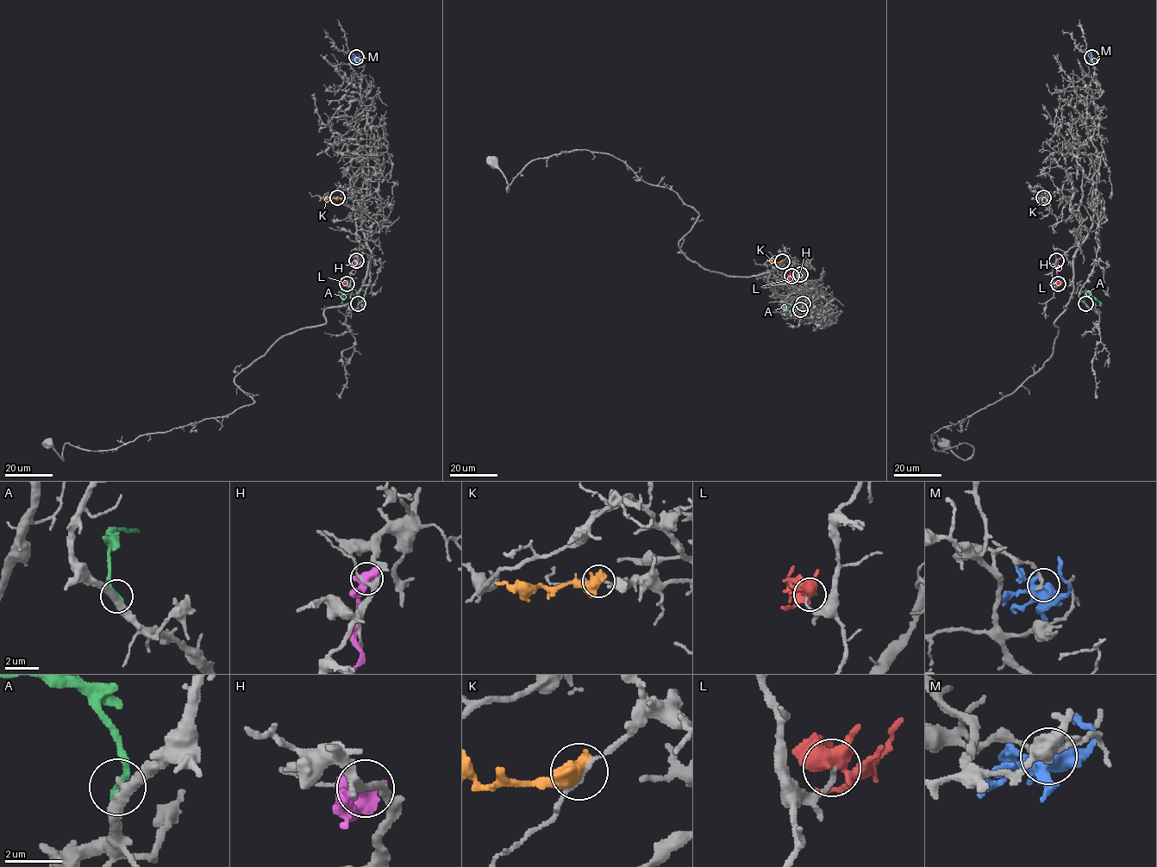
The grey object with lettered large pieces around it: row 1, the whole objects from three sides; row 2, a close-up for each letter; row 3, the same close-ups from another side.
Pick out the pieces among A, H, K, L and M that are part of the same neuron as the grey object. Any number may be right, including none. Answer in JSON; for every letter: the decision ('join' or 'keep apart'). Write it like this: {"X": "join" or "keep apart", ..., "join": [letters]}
{"A": "keep apart", "H": "keep apart", "K": "keep apart", "L": "keep apart", "M": "keep apart", "join": []}

